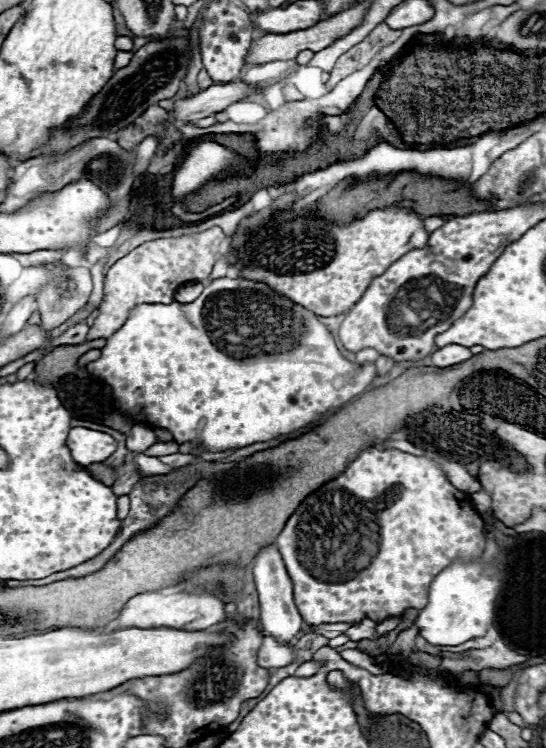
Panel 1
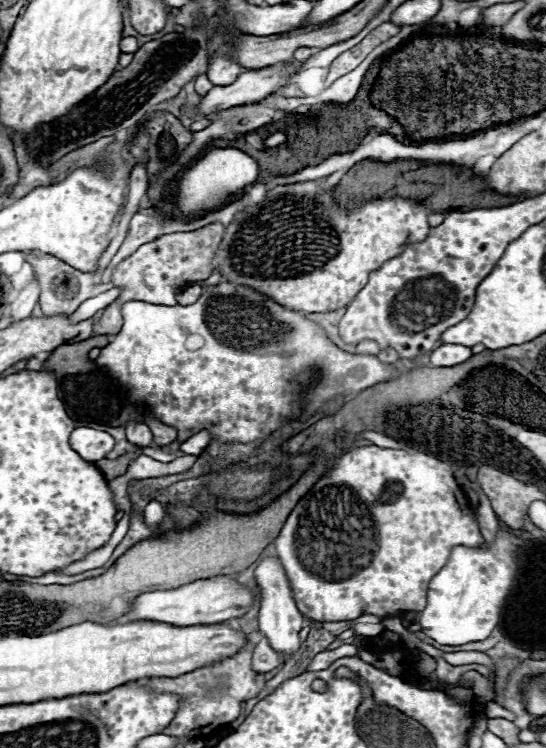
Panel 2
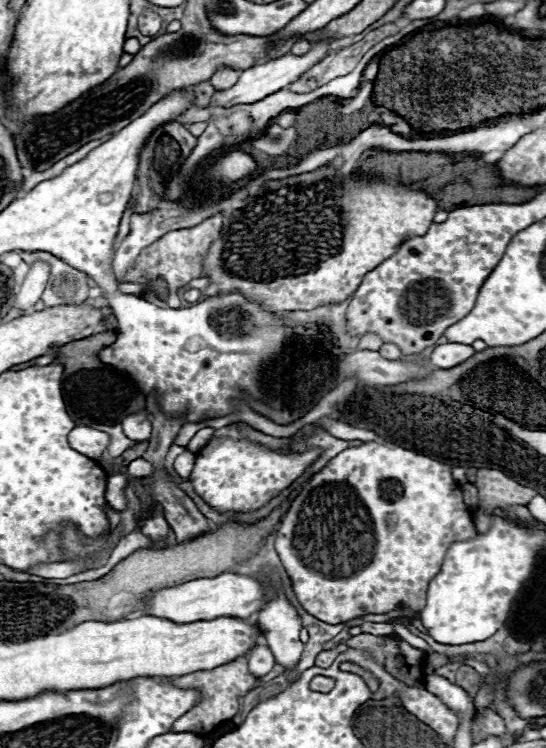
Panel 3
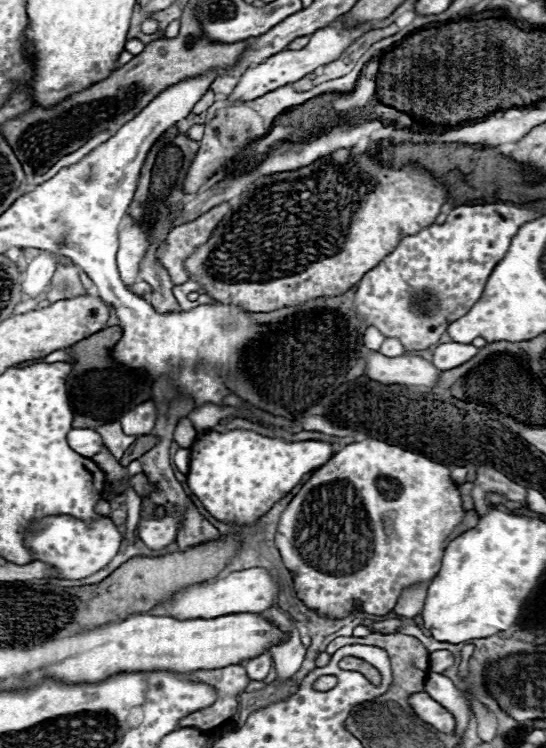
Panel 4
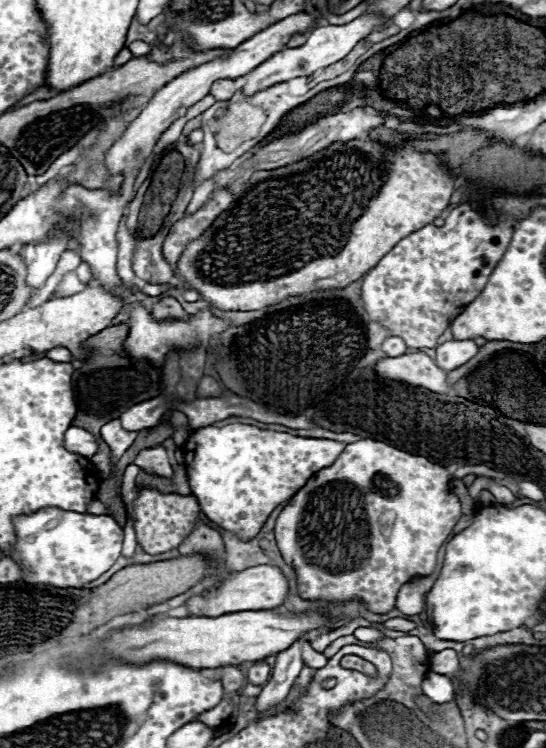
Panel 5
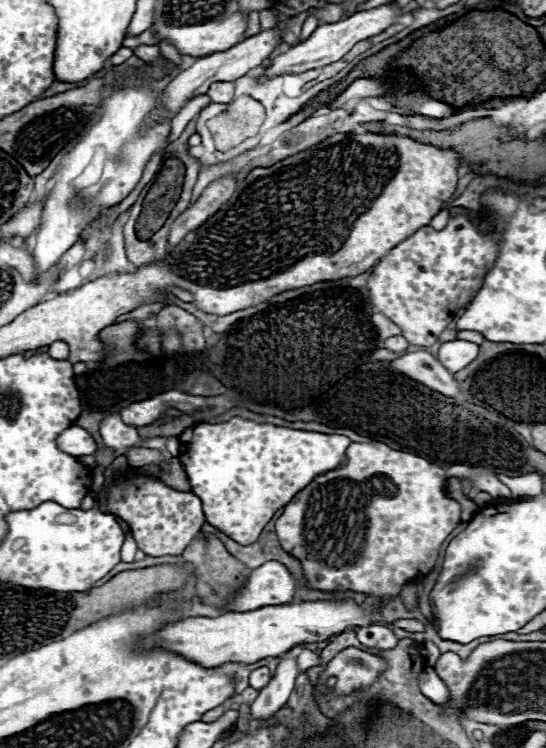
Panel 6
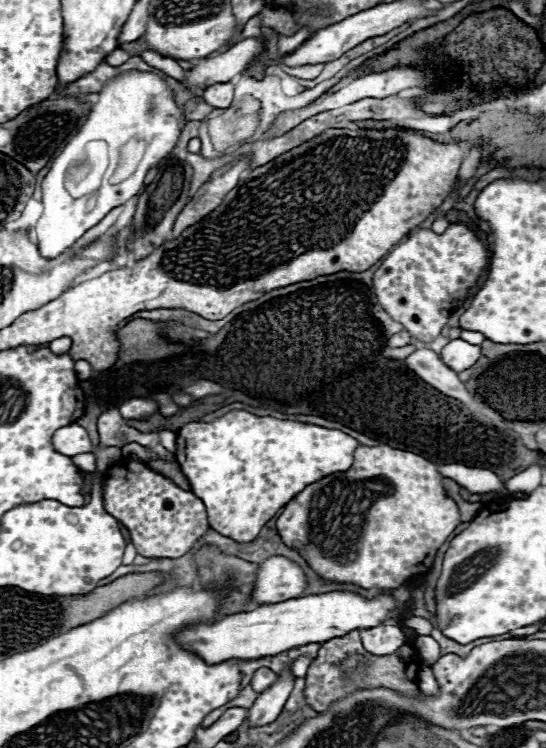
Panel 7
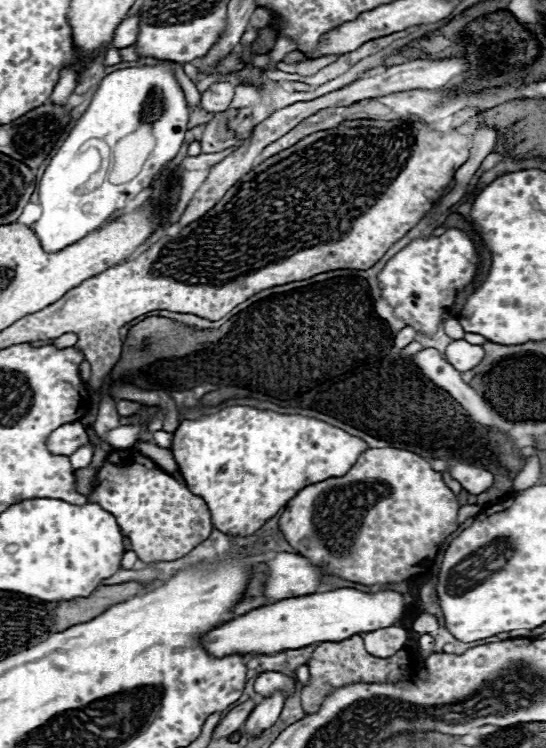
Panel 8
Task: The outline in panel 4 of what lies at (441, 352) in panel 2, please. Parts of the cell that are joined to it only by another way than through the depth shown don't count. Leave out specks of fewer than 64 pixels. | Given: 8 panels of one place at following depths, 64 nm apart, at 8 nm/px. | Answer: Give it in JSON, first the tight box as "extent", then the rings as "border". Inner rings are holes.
{"extent":[432,342,478,370],"border":[[[446,342],[436,346],[434,350],[434,360],[432,364],[436,364],[436,368],[444,370],[452,370],[460,364],[466,364],[472,356],[478,354],[478,348],[472,344],[460,344],[460,342]]]}

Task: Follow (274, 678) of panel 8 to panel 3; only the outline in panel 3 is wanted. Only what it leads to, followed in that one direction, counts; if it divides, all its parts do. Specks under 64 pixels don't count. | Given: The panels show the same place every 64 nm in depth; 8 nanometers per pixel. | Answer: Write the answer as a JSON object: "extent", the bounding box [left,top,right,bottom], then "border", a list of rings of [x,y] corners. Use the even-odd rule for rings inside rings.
{"extent":[248,644,276,678],"border":[[[258,644],[254,648],[254,652],[248,656],[248,670],[256,678],[266,676],[272,670],[274,664],[276,664],[276,660],[274,660],[274,656],[272,656],[272,652],[270,652],[270,648],[266,644]]]}

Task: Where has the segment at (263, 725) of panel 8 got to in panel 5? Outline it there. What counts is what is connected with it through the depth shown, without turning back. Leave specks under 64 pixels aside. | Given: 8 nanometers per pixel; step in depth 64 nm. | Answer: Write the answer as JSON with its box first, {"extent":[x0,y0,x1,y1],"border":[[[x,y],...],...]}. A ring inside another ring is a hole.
{"extent":[256,640,303,712],"border":[[[297,640],[284,652],[276,654],[276,666],[272,670],[272,678],[268,684],[264,684],[262,692],[256,698],[256,710],[268,712],[276,708],[282,700],[286,700],[296,676],[302,670],[303,643]]]}

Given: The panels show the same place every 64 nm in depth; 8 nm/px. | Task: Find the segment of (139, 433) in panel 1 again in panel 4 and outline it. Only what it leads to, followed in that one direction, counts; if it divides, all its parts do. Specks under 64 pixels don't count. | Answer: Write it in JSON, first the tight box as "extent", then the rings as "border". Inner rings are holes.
{"extent":[120,400,158,436],"border":[[[148,400],[148,402],[136,406],[134,410],[126,412],[126,414],[120,418],[120,424],[122,424],[122,428],[124,428],[126,434],[142,436],[142,434],[150,434],[150,432],[152,432],[154,424],[156,424],[156,418],[158,418],[156,404]]]}

